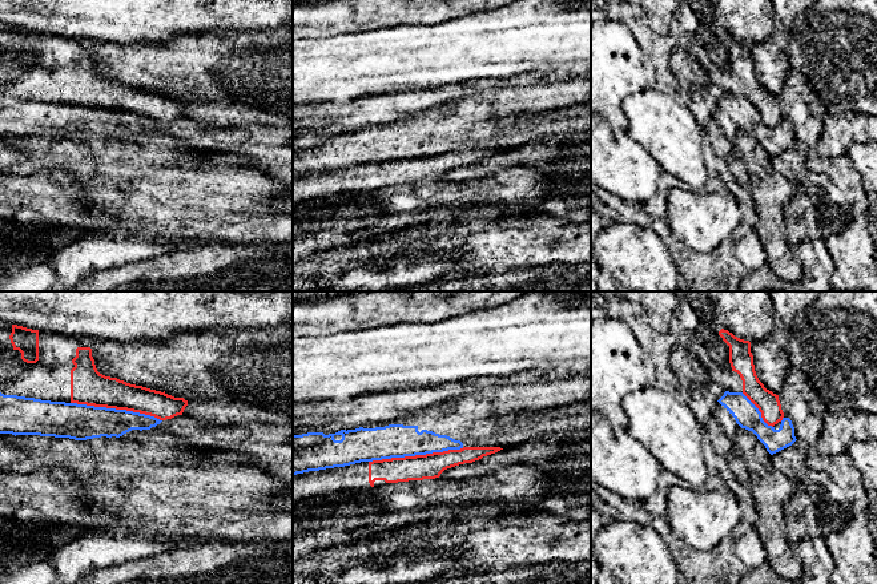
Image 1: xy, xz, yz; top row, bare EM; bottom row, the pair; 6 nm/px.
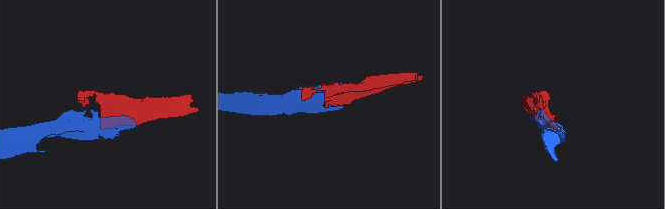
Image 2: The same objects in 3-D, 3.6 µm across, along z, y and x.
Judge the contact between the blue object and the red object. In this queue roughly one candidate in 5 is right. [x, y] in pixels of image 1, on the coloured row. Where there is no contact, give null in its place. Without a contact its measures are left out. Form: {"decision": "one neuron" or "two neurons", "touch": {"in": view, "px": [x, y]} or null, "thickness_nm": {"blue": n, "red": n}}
{"decision": "two neurons", "touch": {"in": "xz", "px": [415, 454]}, "thickness_nm": {"blue": 200, "red": 160}}

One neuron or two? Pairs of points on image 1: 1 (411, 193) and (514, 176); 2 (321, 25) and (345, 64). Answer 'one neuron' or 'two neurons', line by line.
1: one neuron
2: two neurons

